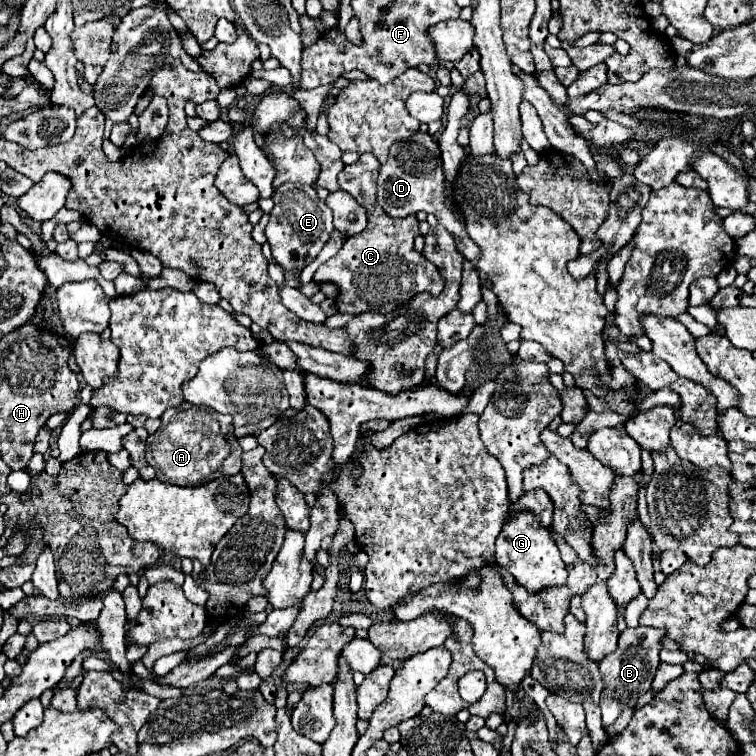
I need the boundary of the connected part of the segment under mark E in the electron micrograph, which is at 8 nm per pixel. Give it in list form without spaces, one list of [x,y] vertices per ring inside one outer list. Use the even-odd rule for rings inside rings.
[[[291,183],[281,185],[273,195],[273,201],[275,207],[269,213],[269,223],[265,227],[265,237],[271,245],[273,259],[285,271],[301,273],[303,267],[309,265],[319,255],[323,245],[329,241],[329,235],[333,231],[331,209],[317,197],[315,189]]]

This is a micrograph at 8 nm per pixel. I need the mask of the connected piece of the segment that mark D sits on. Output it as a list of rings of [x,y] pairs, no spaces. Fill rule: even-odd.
[[[417,131],[409,139],[391,145],[389,159],[381,165],[377,177],[377,203],[391,217],[409,217],[419,211],[433,213],[437,221],[455,237],[457,249],[465,259],[475,261],[475,257],[479,257],[479,247],[471,241],[471,237],[467,237],[467,231],[461,223],[457,223],[455,213],[445,205],[445,173],[443,163],[439,161],[439,145],[431,139],[431,135]]]

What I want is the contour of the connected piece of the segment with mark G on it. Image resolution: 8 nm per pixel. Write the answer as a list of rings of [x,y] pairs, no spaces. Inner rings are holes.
[[[517,511],[507,515],[505,525],[497,537],[497,551],[495,561],[499,567],[507,569],[519,585],[523,585],[527,591],[537,593],[539,589],[551,587],[551,585],[563,585],[567,581],[567,569],[561,561],[559,547],[555,545],[551,533],[539,525],[539,519],[529,511]]]

